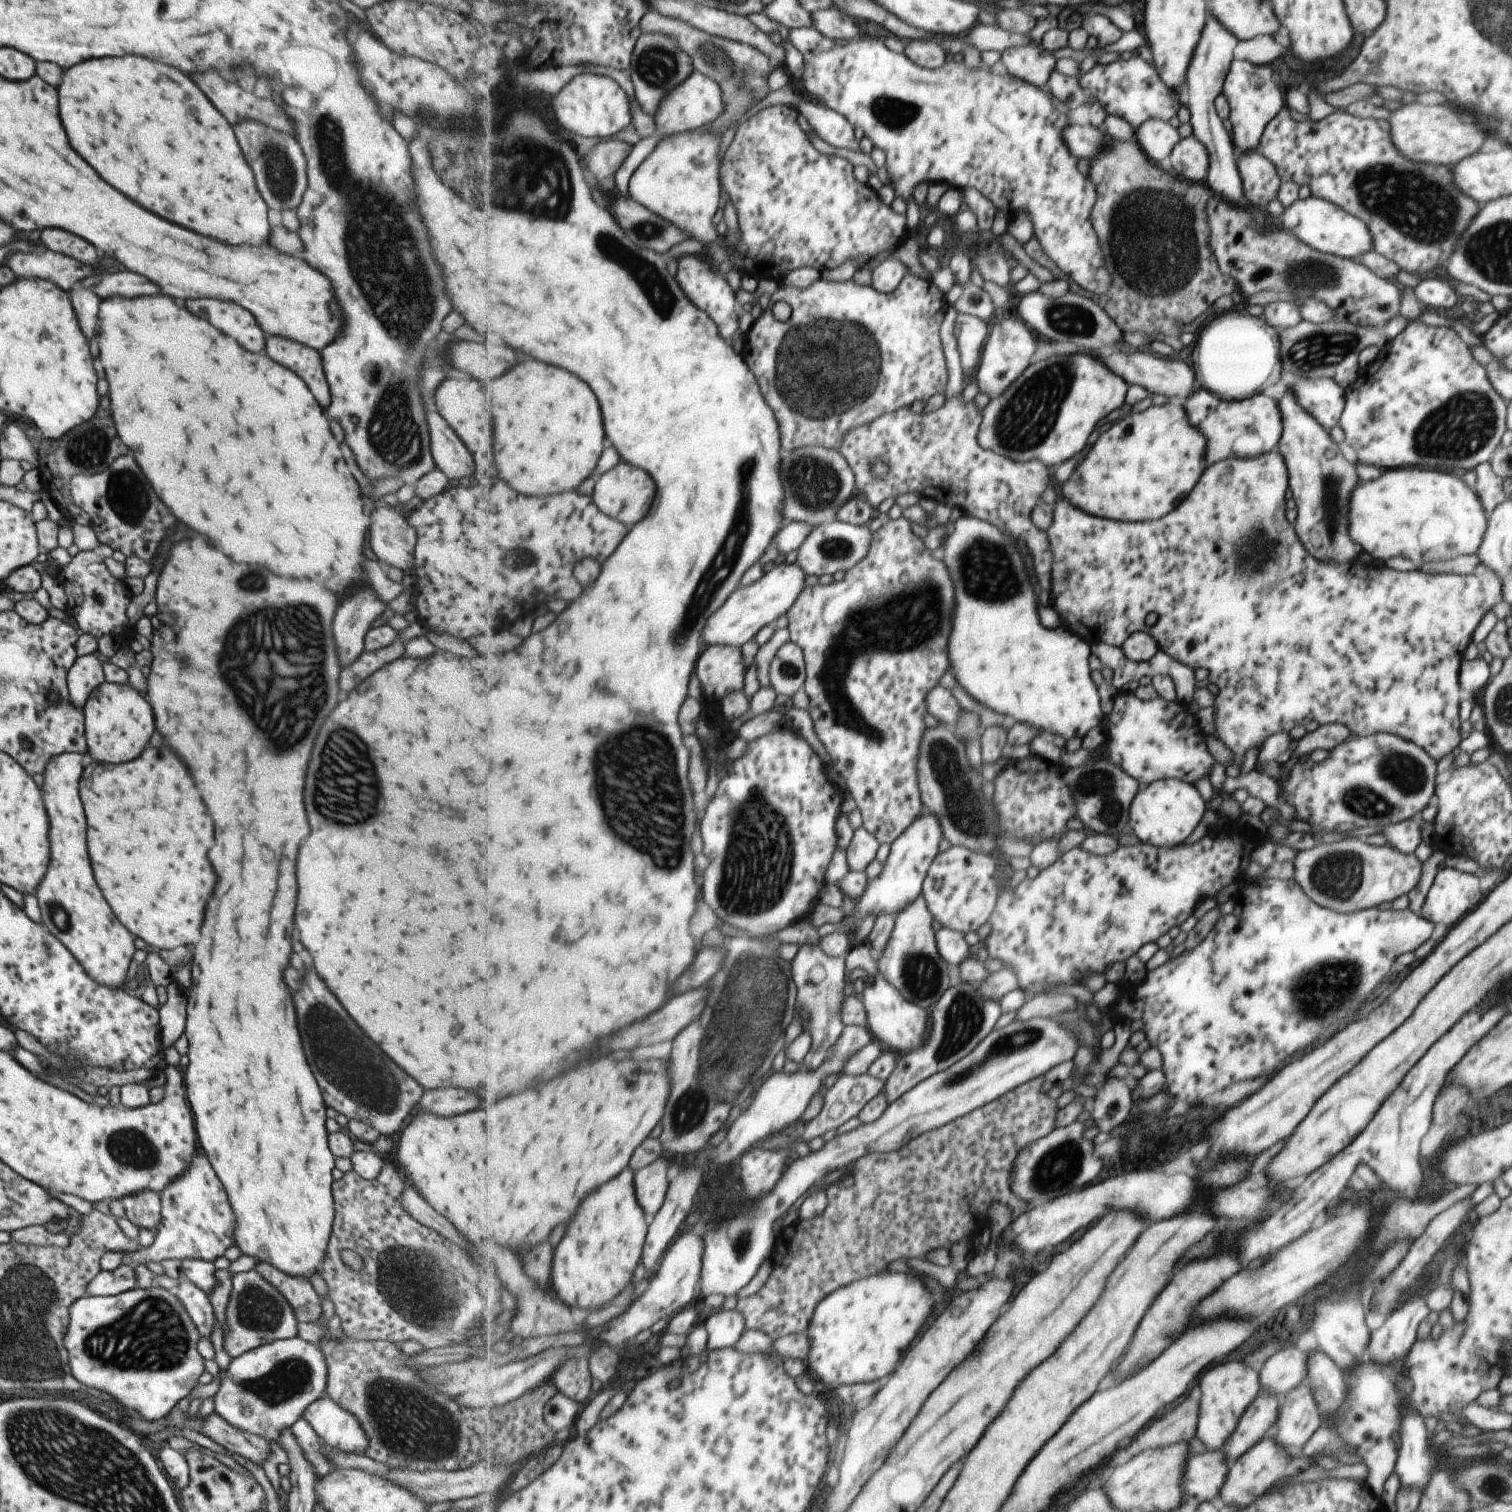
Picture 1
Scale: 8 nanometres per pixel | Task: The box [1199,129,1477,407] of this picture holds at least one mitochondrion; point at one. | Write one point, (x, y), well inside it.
(1417, 205)

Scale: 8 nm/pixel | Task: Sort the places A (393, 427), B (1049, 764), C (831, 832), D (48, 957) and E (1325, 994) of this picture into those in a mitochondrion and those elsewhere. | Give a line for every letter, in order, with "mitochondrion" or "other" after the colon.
A: mitochondrion
B: other
C: other
D: mitochondrion
E: mitochondrion

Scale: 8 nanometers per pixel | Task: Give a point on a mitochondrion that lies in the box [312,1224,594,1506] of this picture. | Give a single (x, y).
(412, 1424)

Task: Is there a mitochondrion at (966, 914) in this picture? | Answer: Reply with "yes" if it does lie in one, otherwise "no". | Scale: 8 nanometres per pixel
no

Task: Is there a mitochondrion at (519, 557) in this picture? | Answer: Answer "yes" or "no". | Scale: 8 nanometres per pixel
yes

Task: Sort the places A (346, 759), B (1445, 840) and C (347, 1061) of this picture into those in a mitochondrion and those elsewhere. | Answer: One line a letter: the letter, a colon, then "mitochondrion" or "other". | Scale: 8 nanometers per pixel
A: mitochondrion
B: other
C: mitochondrion

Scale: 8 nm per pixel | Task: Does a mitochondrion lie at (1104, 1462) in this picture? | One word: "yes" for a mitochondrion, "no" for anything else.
no

